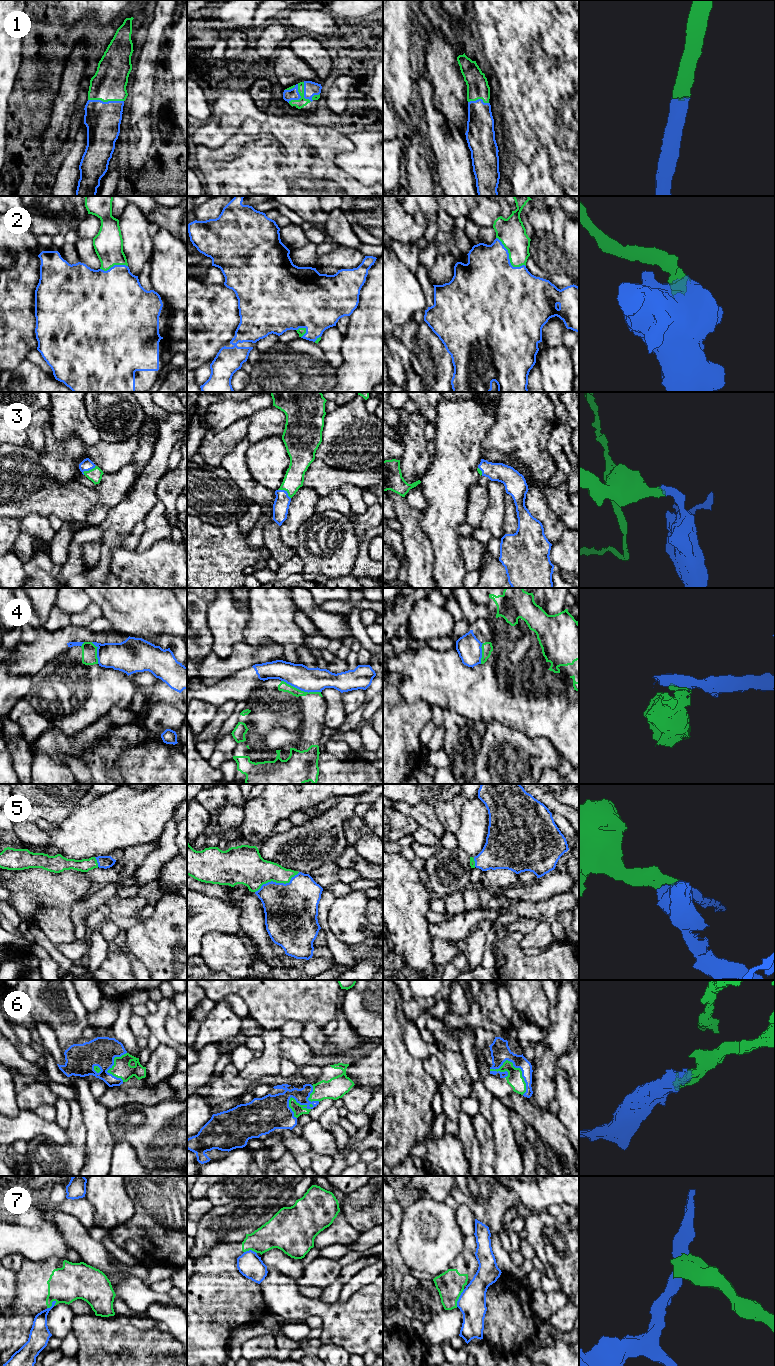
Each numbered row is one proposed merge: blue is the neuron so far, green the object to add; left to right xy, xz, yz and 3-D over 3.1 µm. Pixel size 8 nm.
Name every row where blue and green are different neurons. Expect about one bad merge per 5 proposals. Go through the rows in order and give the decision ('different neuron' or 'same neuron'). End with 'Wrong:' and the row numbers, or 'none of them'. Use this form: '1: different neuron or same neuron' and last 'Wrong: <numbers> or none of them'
1: same neuron
2: same neuron
3: same neuron
4: different neuron
5: same neuron
6: same neuron
7: different neuron
Wrong: 4, 7

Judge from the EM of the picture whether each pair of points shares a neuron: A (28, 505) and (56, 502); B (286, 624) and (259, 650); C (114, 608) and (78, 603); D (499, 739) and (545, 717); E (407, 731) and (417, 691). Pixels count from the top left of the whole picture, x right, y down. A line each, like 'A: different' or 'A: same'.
A: same
B: different
C: different
D: different
E: different

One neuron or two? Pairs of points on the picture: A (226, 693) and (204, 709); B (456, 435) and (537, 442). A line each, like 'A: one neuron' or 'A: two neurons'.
A: two neurons
B: two neurons

